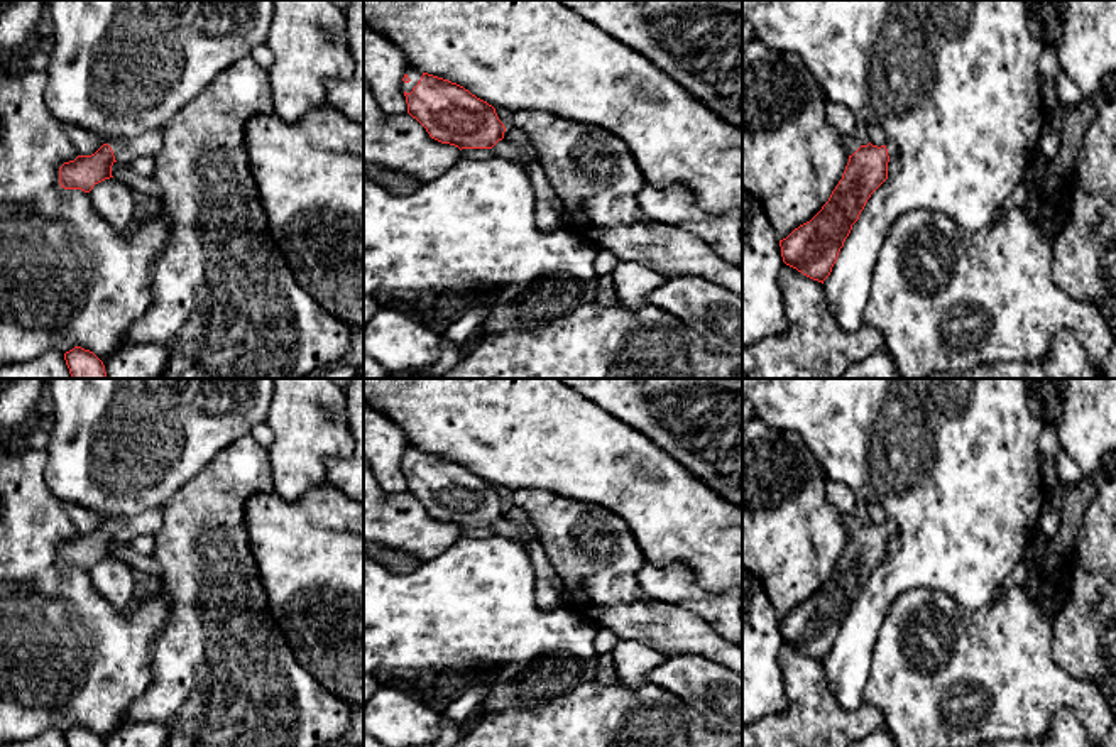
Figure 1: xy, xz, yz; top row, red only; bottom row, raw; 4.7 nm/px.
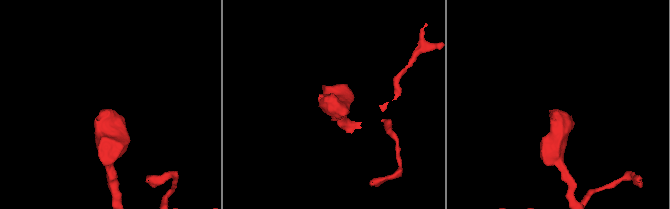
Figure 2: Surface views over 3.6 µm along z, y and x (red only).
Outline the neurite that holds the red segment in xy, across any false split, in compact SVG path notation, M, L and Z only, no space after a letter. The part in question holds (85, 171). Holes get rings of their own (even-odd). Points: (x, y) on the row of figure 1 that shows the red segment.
M150 130L112 139L91 155L78 155L59 167L59 184L64 189L90 193L95 184L113 177L115 162L130 164L140 155L154 157L162 147L162 130Z

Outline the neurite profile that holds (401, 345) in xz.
M380 308L364 330L364 352L389 374L421 374L441 355L440 328Z

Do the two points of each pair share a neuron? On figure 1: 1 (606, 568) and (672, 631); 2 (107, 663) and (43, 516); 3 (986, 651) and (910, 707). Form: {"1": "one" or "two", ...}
{"1": "one", "2": "one", "3": "one"}

